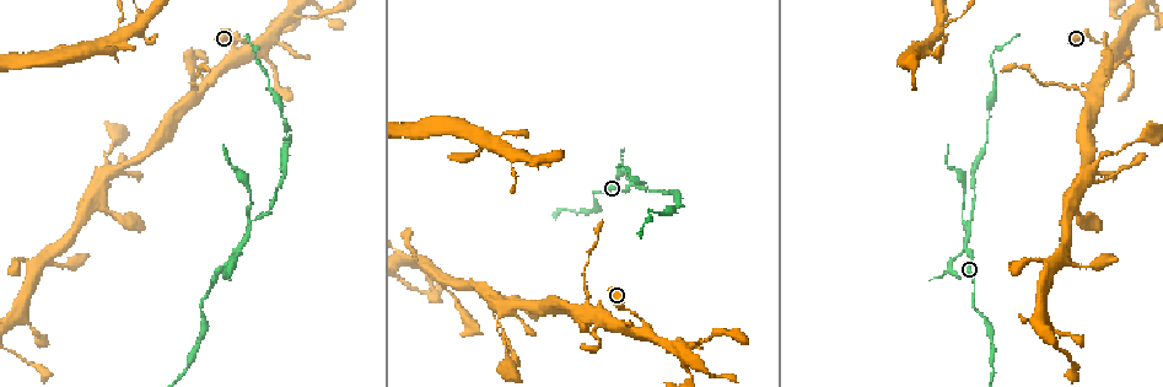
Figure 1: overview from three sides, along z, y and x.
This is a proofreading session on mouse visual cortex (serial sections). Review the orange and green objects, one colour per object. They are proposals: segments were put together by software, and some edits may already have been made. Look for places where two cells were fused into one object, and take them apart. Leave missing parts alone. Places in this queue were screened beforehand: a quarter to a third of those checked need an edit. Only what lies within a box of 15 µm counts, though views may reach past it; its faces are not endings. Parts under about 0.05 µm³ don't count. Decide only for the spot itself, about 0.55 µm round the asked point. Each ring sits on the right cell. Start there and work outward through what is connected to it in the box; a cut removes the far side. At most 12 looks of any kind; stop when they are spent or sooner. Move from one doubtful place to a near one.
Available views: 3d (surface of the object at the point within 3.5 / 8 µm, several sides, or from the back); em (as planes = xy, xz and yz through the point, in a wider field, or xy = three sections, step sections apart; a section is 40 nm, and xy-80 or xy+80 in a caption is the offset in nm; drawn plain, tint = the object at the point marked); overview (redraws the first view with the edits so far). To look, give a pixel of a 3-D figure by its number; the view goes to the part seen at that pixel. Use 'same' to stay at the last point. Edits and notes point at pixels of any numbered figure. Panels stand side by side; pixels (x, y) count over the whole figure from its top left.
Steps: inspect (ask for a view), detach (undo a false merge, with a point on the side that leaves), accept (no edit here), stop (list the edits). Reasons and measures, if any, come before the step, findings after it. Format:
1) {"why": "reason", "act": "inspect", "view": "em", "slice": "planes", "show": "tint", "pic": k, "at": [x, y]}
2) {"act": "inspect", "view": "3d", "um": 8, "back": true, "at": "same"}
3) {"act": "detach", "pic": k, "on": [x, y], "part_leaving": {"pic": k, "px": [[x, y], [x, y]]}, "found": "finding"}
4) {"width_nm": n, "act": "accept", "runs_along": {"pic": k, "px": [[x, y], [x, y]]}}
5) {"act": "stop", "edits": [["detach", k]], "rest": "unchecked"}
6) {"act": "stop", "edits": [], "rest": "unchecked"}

{"why": "sudden change in width", "act": "inspect", "view": "3d", "um": 8, "pic": 1, "at": [1114, 49]}

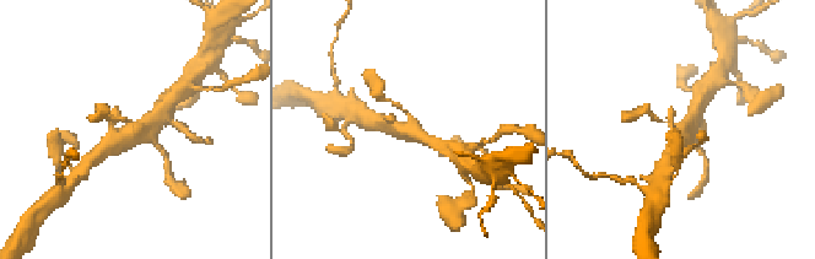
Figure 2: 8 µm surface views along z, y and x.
{"act": "inspect", "view": "3d", "um": 3.5, "pic": 2, "at": [412, 130]}

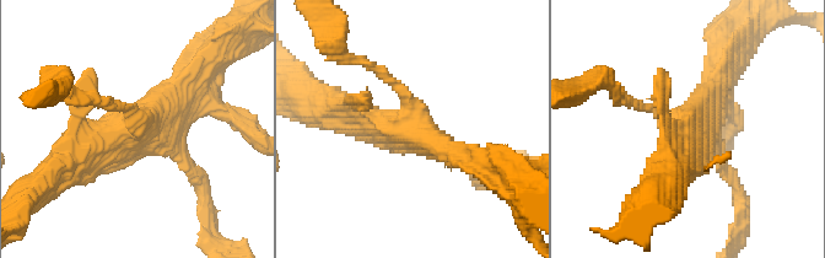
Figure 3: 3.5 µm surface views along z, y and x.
{"why": "now the EM", "act": "inspect", "view": "em", "slice": "xy", "step": 5, "show": "tint", "pic": 3, "at": [683, 125]}

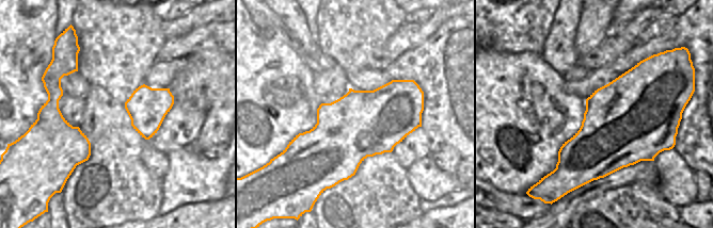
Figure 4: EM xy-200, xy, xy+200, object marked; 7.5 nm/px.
{"act": "accept", "runs_along": {"pic": 3, "px": [[626, 101], [686, 130], [673, 172]]}, "found": "one cell here"}

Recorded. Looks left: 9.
{"why": "thick turns thin", "act": "inspect", "view": "3d", "um": 8, "pic": 1, "at": [501, 315]}

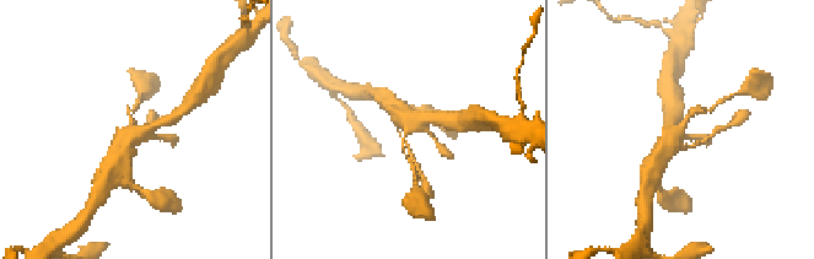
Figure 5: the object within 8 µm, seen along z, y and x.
{"why": "closer look", "act": "inspect", "view": "3d", "um": 3.5, "pic": 5, "at": [134, 129]}

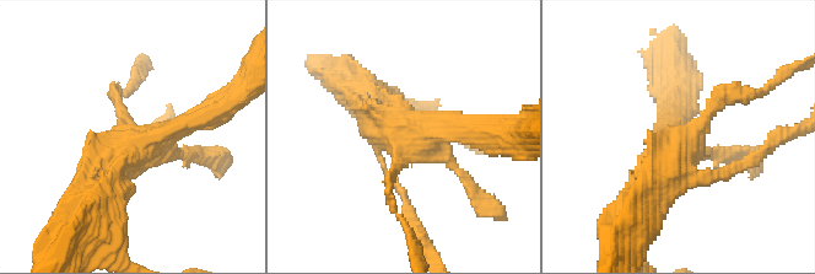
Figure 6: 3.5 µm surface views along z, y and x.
{"act": "accept", "runs_along": {"pic": 6, "px": [[203, 113], [128, 146], [93, 211]]}, "found": "continuous, no second cell"}

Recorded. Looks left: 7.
{"why": "four-way junction", "act": "inspect", "view": "3d", "um": 3.5, "pic": 1, "at": [296, 16]}

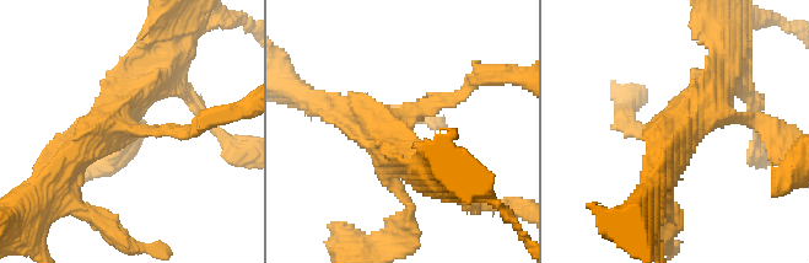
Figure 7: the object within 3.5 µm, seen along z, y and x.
{"arms": 4, "arm_widths_nm": [100, 200, 400, 450], "act": "inspect", "view": "em", "slice": "xy", "step": 5, "show": "tint", "pic": 7, "at": [128, 130]}

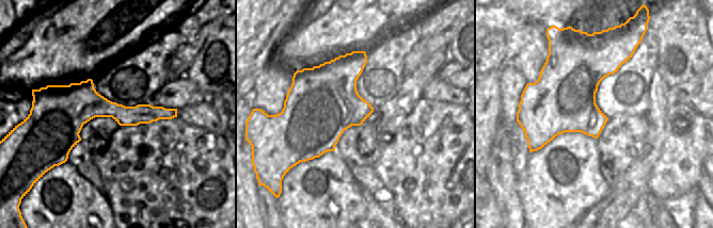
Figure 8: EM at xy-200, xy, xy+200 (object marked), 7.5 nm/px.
{"width_nm": 500, "act": "accept", "runs_along": {"pic": 8, "px": [[174, 111], [50, 114]]}, "found": "one cell here"}

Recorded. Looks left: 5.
{"why": "sudden change in width", "act": "inspect", "view": "3d", "um": 3.5, "pic": 1, "at": [586, 292]}

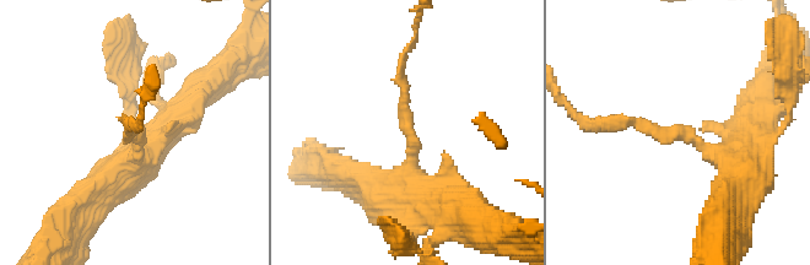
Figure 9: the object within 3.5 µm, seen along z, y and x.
{"arm_widths_nm": [150, 400], "act": "inspect", "view": "em", "slice": "xy", "step": 2, "show": "plain", "pic": 9, "at": [131, 133]}

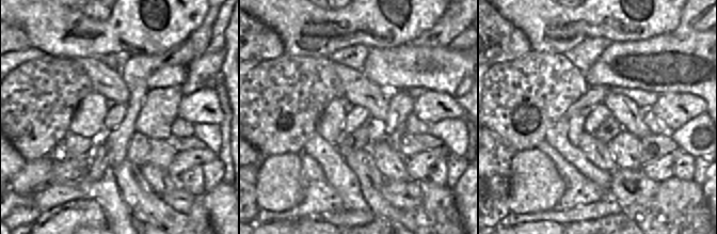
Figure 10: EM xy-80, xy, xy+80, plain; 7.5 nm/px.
{"act": "inspect", "view": "em", "slice": "xy", "step": 2, "show": "tint", "at": "same"}

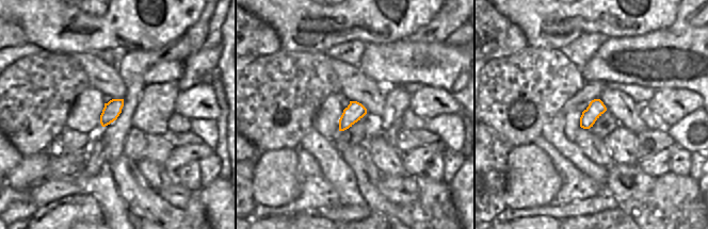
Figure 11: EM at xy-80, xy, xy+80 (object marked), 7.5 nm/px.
{"act": "detach", "pic": 9, "on": [653, 131], "part_leaving": {"pic": 9, "px": [[691, 136], [587, 122]]}, "found": "two cells meet here"}

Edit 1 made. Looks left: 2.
{"act": "stop", "edits": [["detach", 9]], "rest": "unchecked"}

